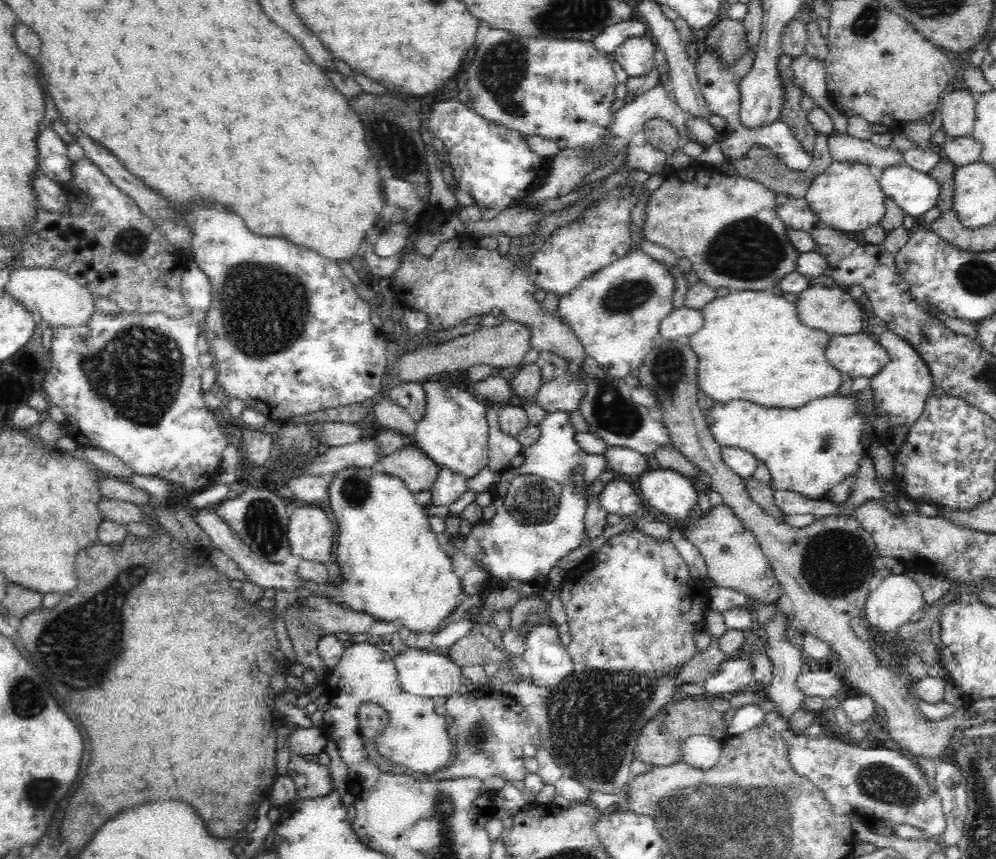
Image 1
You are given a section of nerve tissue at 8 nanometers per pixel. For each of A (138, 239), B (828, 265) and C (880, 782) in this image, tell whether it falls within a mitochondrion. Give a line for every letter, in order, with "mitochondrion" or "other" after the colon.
A: mitochondrion
B: other
C: mitochondrion

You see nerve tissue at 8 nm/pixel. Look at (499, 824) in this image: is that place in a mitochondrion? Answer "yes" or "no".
no

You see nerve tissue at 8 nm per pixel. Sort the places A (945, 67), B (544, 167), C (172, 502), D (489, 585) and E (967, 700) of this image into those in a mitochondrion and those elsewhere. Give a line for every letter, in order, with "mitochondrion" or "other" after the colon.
A: other
B: other
C: other
D: other
E: other

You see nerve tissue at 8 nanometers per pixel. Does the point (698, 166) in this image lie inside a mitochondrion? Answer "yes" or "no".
no

